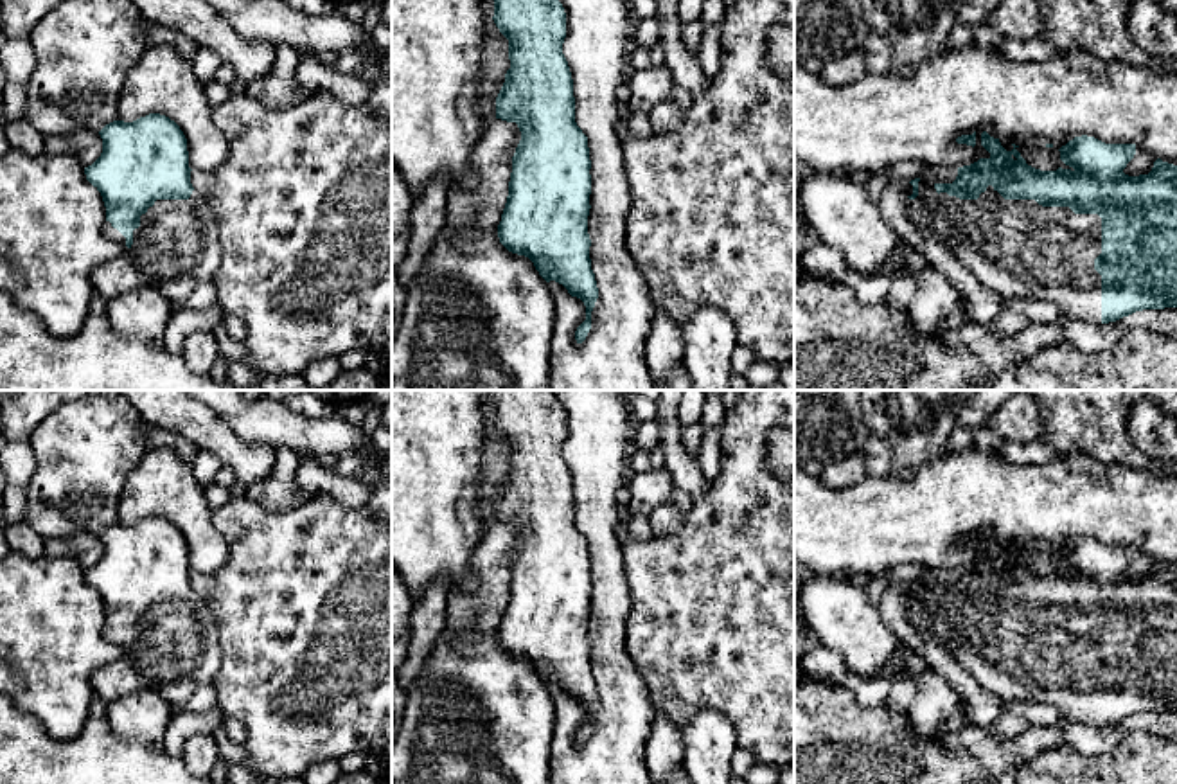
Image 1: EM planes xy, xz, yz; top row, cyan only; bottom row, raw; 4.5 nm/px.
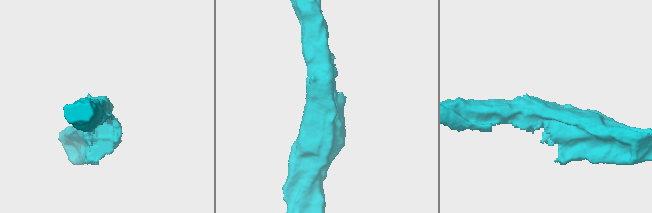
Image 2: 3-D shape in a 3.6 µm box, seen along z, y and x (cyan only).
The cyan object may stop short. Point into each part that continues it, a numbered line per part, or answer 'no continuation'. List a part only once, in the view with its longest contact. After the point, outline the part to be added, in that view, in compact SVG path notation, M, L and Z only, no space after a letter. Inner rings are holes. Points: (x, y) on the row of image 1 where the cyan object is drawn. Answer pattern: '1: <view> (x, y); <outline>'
1: yz (1017, 249); M918 182L918 196L907 198L913 221L936 234L958 263L988 291L1006 298L1055 302L1062 320L1102 324L1102 275L1094 259L1102 254L1102 218L1075 214L1069 207L1042 207L1035 200L1004 200L992 185L978 200L960 200Z

